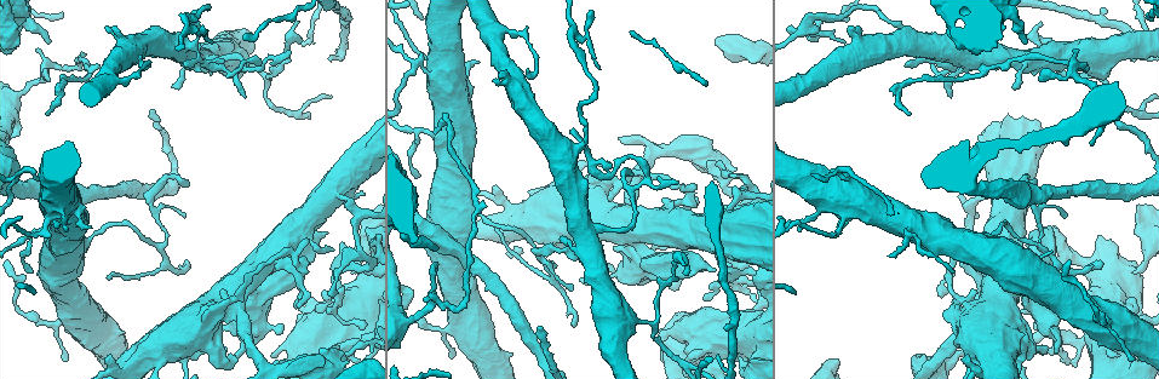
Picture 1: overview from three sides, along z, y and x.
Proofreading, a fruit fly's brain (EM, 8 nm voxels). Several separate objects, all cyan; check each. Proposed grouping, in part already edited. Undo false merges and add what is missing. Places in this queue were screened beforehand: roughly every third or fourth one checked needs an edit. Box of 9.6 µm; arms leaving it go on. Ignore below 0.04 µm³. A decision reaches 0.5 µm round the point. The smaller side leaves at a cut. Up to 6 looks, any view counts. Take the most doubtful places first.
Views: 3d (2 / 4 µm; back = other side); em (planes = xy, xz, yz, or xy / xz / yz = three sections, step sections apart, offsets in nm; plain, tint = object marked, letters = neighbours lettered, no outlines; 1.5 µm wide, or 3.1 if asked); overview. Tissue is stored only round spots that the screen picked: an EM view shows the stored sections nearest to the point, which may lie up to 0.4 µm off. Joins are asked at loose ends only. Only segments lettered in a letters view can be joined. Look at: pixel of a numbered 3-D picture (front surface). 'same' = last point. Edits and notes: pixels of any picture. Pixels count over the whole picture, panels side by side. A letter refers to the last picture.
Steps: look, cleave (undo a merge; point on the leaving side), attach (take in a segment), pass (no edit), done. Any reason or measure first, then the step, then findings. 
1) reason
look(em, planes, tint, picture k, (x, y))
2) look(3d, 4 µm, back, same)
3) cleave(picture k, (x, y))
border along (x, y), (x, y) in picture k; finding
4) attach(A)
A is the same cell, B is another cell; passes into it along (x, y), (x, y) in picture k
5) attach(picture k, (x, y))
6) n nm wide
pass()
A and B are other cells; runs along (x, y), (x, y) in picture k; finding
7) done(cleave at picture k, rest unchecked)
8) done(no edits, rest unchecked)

tapers out
look(3d, 4 µm, picture 1, (64, 359))

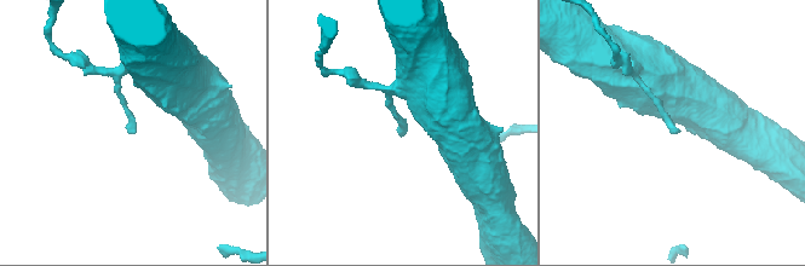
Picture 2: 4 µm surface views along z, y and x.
now the EM
look(em, planes, letters, picture 2, (398, 133))

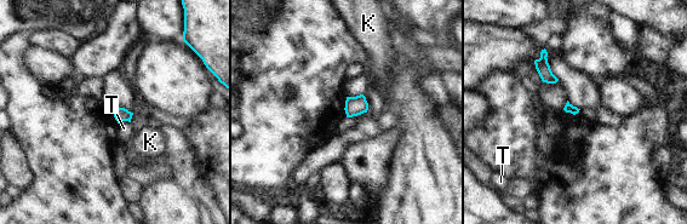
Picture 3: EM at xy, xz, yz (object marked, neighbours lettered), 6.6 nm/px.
pass()
K and T are other cells; border along (130, 121), (121, 121), (119, 124) in picture 3; no lettered segment goes on from it

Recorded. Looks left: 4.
stops while still wide
look(3d, 4 µm, picture 1, (275, 353))

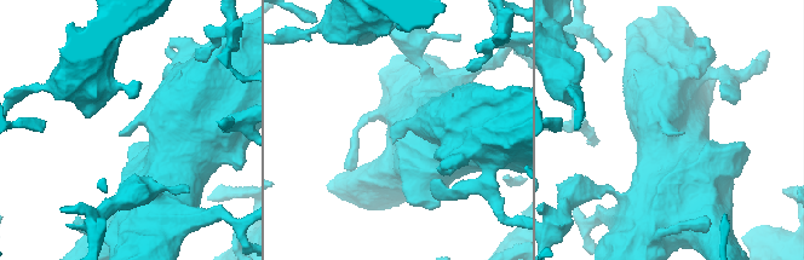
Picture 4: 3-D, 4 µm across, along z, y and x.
look(em, xy, step 8, letters, picture 4, (393, 141))

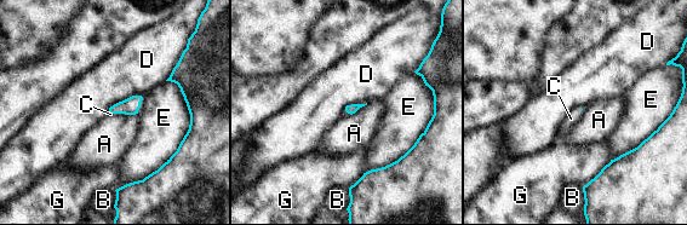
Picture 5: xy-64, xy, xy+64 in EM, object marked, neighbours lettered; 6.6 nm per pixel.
look(em, planes, letters, same)

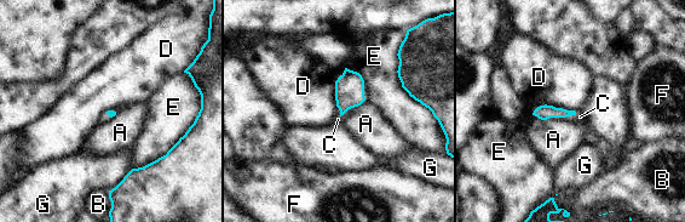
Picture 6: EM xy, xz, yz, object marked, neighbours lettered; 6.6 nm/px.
E touches over 480 nm
attach(C)
C is the same cell, A, B, D, E, F and G are other cells; passes into it along (545, 112), (562, 117), (580, 117) in picture 6; it goes on there

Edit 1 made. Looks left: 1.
done(attach at picture 6, rest unchecked)

